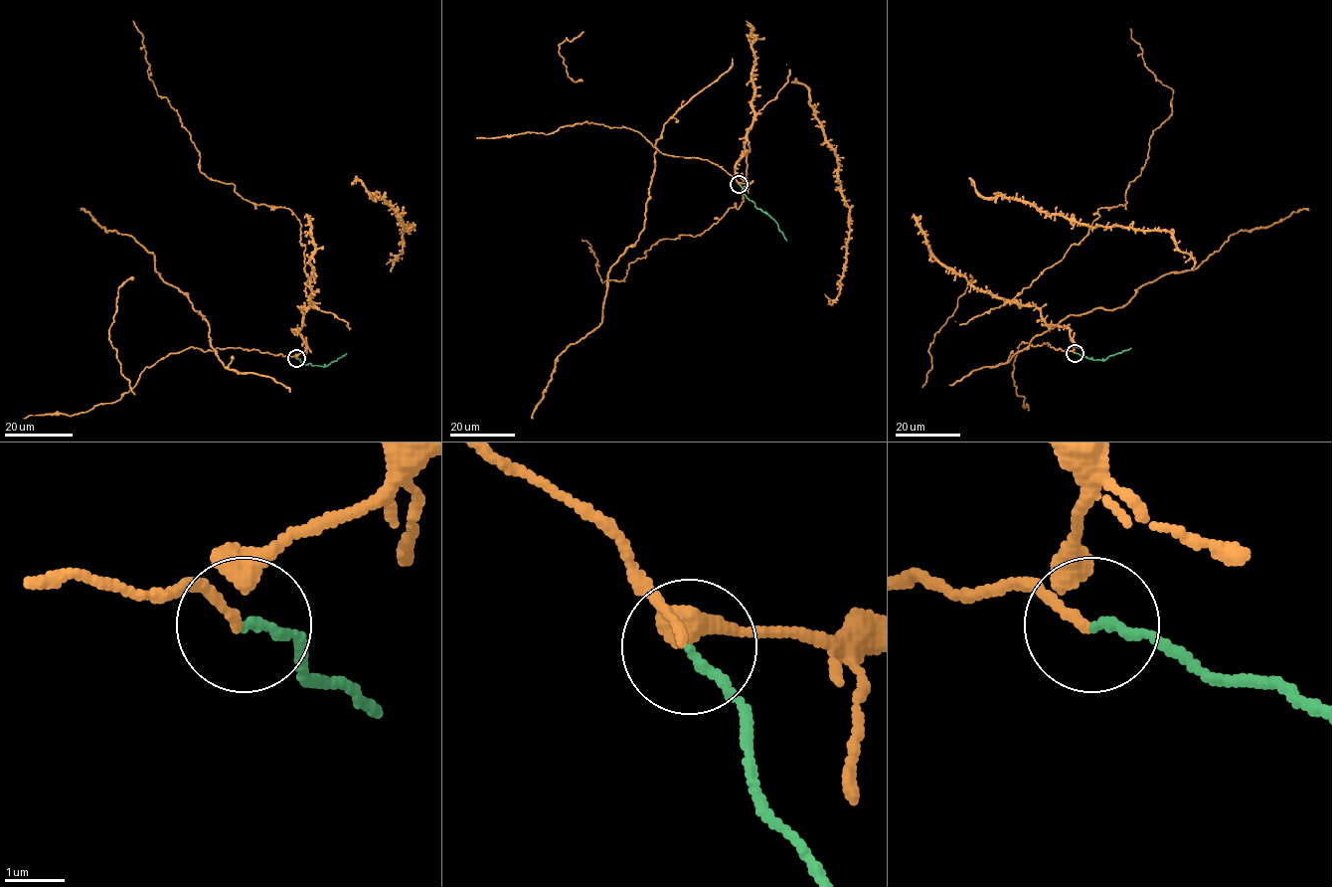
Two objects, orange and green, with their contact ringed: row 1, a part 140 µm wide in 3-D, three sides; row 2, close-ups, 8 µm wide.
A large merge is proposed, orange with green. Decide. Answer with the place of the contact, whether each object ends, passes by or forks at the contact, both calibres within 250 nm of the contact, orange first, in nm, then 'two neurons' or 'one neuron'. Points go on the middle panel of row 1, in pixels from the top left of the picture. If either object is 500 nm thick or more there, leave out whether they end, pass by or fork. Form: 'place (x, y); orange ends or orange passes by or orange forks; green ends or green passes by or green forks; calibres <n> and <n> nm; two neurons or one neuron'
place (739, 184); orange passes by; green ends; calibres 90 and 150 nm; one neuron

